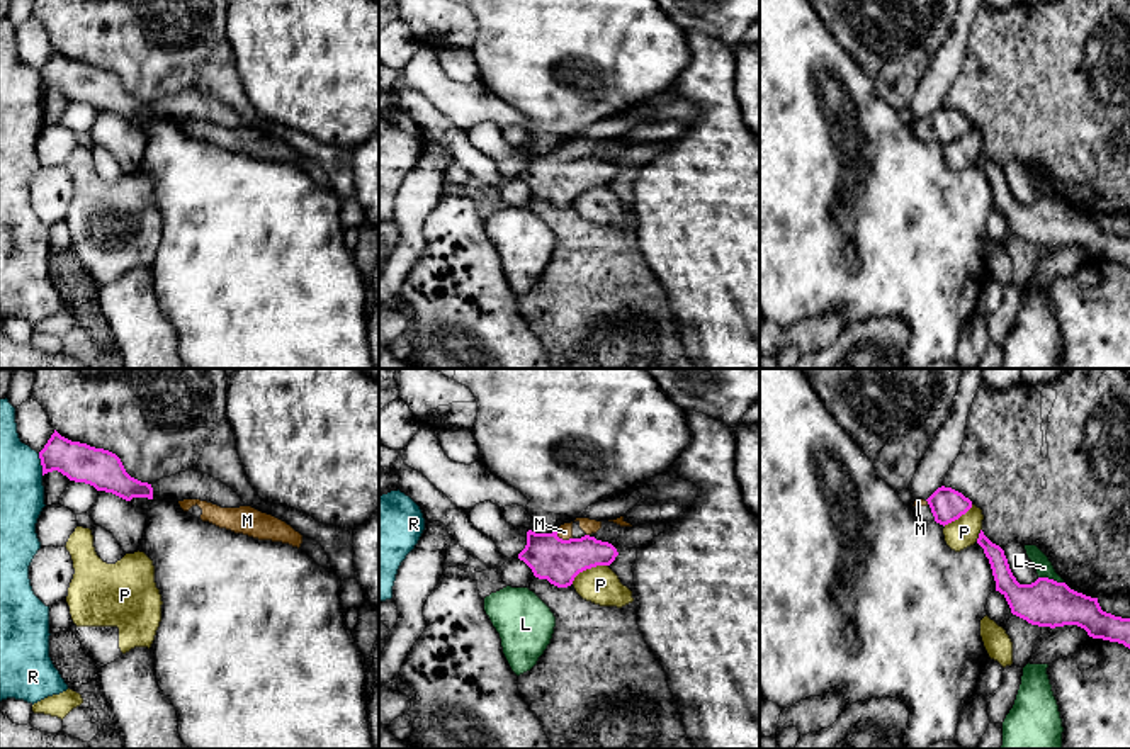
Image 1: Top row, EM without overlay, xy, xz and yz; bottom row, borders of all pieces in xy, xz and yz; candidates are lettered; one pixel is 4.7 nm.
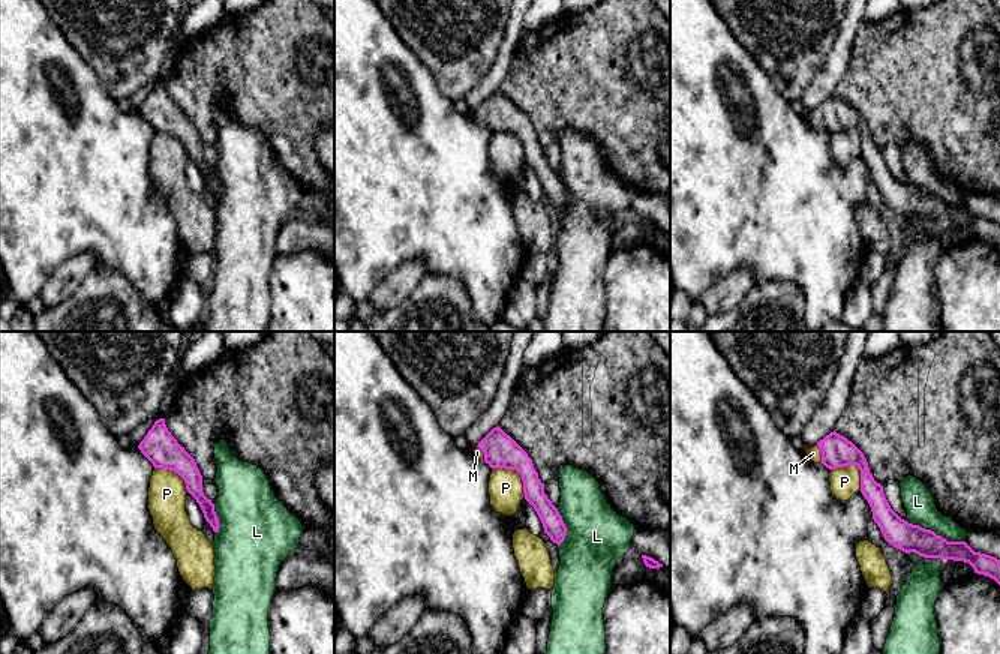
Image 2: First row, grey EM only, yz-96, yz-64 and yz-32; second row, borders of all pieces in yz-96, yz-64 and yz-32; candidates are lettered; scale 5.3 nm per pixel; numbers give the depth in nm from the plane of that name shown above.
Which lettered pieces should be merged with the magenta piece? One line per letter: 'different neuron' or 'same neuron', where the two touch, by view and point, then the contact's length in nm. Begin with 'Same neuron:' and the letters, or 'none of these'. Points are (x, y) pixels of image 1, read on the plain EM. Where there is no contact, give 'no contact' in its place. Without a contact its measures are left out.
Same neuron: M
L: different neuron | yz (1050, 199) | 120 nm
M: same neuron | xz (561, 158) | 90 nm
P: different neuron | xz (588, 187) | 200 nm
R: different neuron | xy (41, 84) | 110 nm

